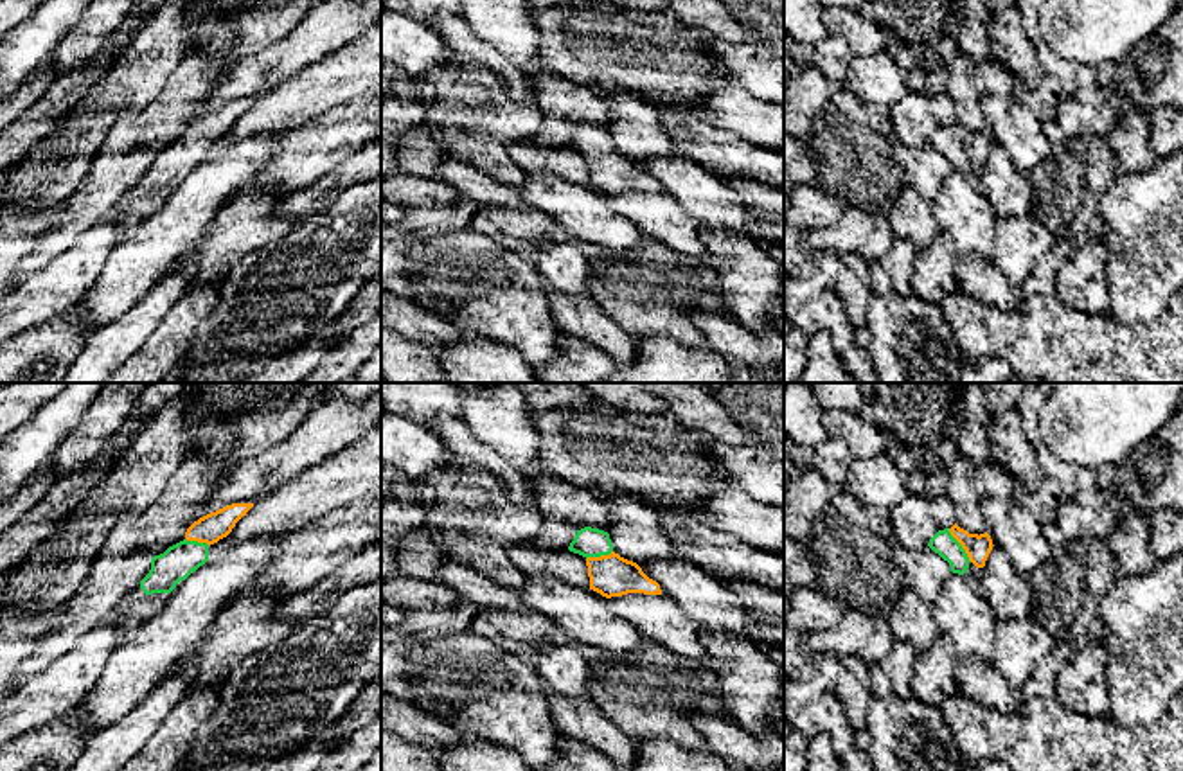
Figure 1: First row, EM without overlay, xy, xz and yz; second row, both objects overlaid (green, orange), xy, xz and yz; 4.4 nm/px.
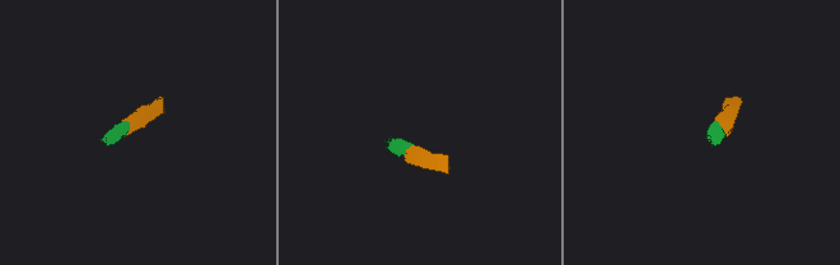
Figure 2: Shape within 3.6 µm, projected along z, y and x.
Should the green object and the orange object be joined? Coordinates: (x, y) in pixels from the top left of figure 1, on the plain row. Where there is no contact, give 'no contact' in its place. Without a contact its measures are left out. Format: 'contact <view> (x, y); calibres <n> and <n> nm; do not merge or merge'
contact yz (960, 142); calibres 110 and 110 nm; merge

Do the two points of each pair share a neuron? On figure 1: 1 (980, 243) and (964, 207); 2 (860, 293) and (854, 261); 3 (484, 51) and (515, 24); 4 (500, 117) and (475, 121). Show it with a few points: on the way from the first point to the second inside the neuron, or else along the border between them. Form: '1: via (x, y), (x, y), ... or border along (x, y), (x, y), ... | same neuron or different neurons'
1: via (973, 234), (966, 216) | same neuron
2: via (854, 286), (854, 268) | same neuron
3: border along (462, 18), (482, 40), (516, 65) | different neurons
4: via (495, 119), (480, 119) | same neuron

